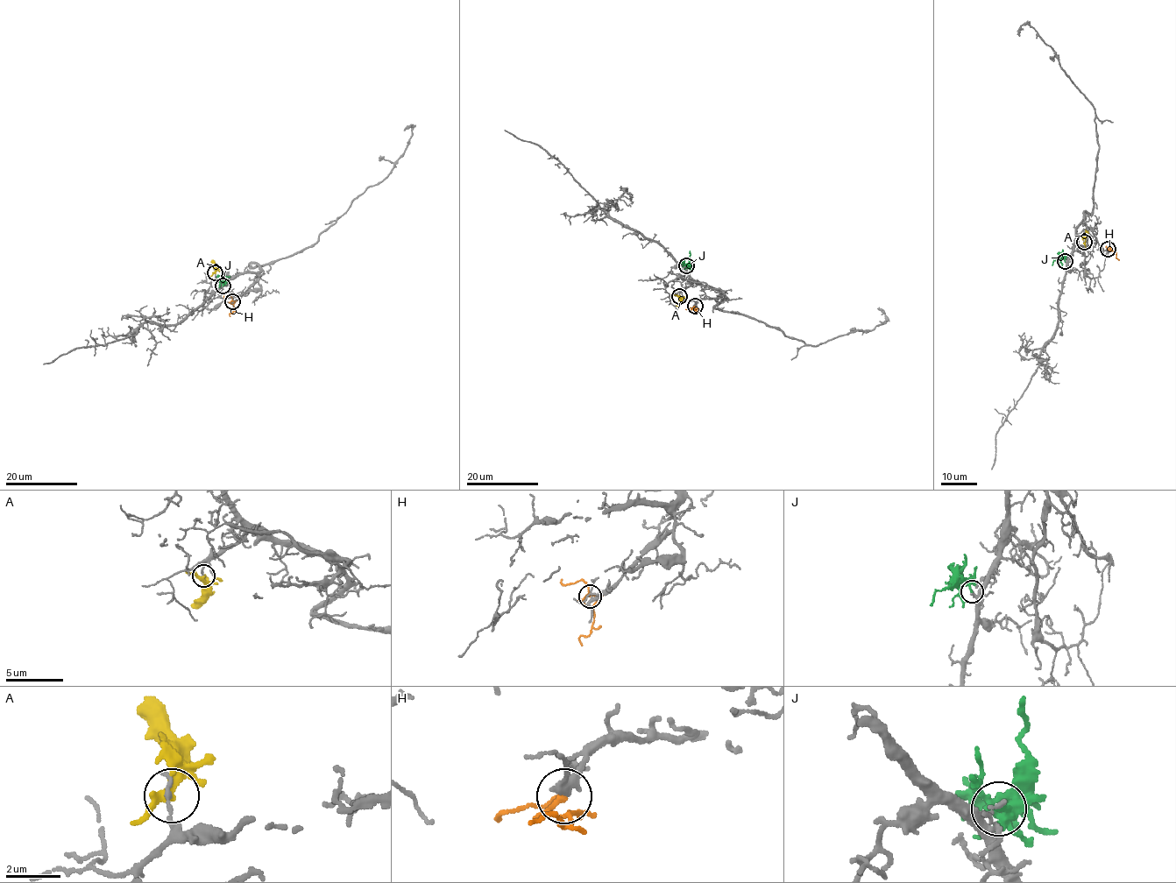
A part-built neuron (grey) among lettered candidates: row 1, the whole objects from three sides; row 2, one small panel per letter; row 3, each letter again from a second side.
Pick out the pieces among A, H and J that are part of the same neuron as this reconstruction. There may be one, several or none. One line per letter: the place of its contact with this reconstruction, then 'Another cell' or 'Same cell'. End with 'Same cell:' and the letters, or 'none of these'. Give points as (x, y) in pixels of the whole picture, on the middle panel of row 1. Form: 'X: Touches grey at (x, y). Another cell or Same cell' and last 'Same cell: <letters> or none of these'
A: Touches grey at (679, 296). Another cell
H: Touches grey at (695, 306). Same cell
J: Touches grey at (686, 265). Another cell
Same cell: H

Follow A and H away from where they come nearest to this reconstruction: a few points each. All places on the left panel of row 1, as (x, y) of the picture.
A: (215, 272), (215, 263), (211, 259)
H: (232, 300), (233, 309), (230, 316)

